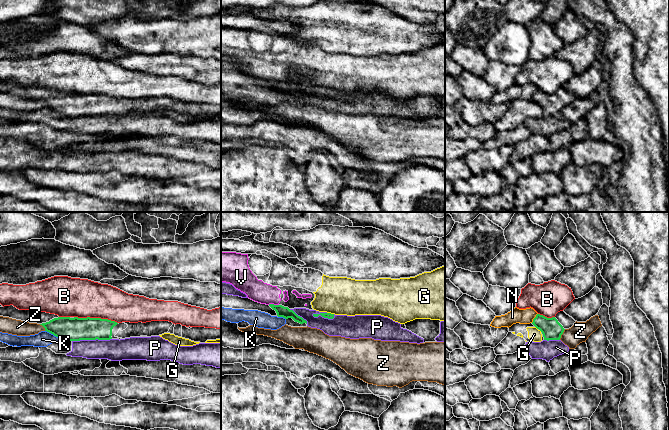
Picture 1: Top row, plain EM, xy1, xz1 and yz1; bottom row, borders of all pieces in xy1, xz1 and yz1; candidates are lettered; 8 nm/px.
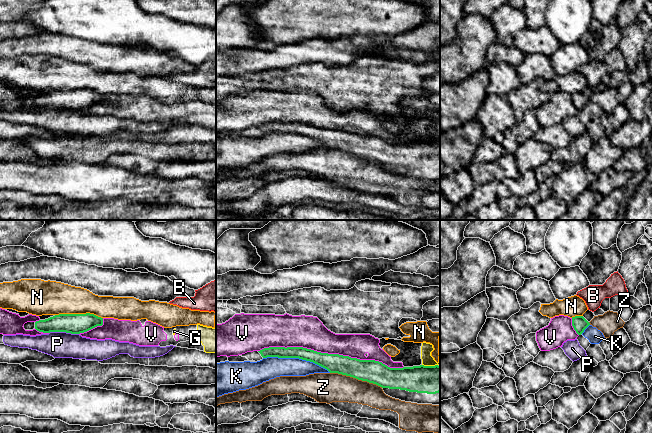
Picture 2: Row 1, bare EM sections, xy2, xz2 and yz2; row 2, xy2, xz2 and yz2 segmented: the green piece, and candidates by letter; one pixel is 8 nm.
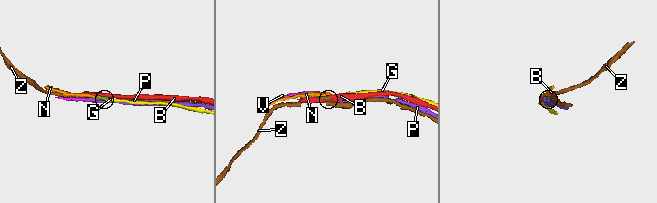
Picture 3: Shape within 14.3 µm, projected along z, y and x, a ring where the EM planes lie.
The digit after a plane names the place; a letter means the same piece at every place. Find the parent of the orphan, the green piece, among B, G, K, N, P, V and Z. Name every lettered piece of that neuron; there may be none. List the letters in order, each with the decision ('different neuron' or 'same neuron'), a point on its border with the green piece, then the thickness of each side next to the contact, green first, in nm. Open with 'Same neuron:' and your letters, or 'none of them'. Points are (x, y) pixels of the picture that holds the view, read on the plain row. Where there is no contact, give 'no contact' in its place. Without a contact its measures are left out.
Same neuron: none of them
B: different neuron; contact xy1 (96, 94); calibres 190 and 320 nm
G: different neuron; contact xz1 (330, 89); calibres 50 and 300 nm
K: different neuron; contact xz2 (297, 133); calibres 120 and 180 nm
N: different neuron; contact xy2 (79, 90); calibres 160 and 280 nm
P: different neuron; contact xy1 (91, 115); calibres 190 and 180 nm
V: different neuron; contact xz2 (331, 130); calibres 160 and 260 nm
Z: different neuron; contact xz2 (356, 154); calibres 180 and 240 nm

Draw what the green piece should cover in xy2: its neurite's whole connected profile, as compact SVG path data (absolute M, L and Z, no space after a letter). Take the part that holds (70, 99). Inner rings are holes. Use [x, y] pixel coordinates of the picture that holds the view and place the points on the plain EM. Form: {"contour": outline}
{"contour": "M90 89L42 91L39 94L40 96L35 98L35 105L43 109L80 110L103 101L103 94Z"}

